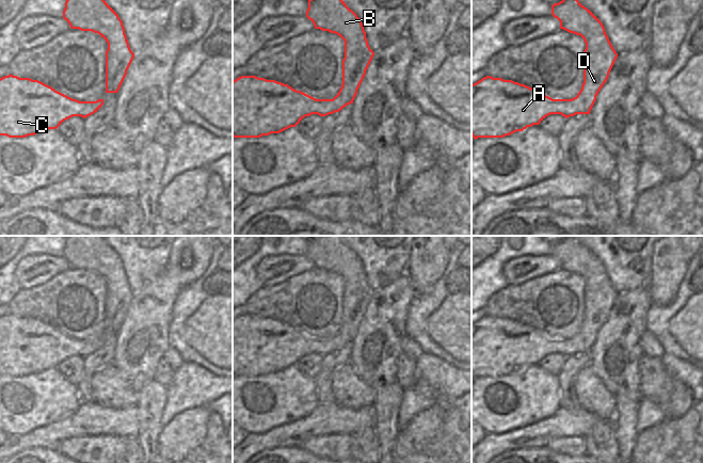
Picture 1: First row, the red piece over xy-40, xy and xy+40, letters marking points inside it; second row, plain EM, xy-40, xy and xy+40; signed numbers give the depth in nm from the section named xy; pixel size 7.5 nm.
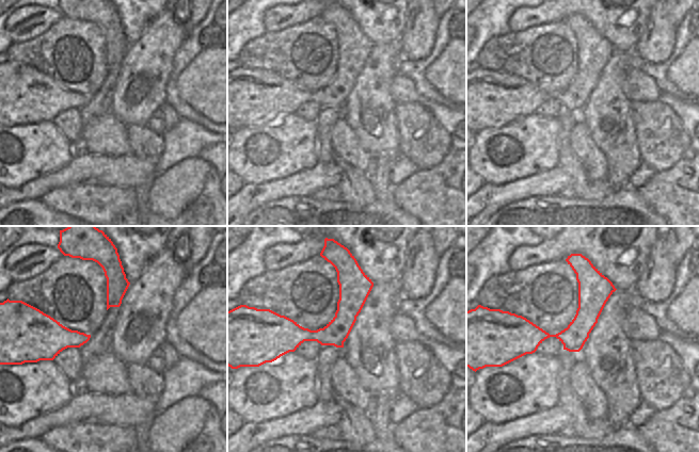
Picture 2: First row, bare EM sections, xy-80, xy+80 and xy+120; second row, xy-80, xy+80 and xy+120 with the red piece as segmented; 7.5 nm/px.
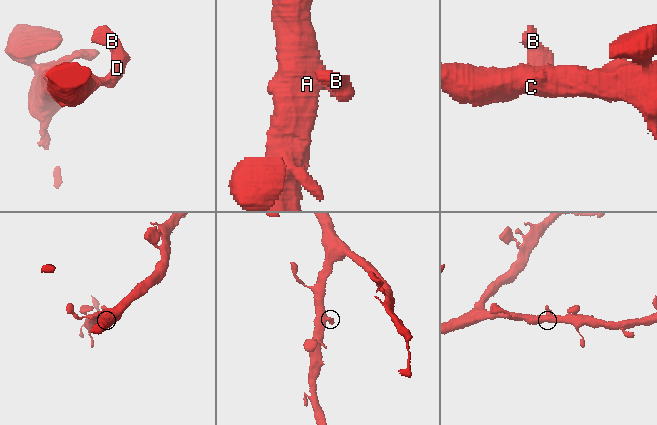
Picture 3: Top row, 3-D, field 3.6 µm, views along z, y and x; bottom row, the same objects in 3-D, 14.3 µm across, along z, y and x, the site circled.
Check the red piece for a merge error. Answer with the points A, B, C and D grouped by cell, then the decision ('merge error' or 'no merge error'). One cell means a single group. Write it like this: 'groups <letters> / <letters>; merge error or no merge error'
groups A B C D; no merge error

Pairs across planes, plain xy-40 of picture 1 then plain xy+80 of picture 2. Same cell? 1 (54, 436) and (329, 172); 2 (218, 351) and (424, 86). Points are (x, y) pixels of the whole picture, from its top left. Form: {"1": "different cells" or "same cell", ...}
{"1": "same cell", "2": "different cells"}

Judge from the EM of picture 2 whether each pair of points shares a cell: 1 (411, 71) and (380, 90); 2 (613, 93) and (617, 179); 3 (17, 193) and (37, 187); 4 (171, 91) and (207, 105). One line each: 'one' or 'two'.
1: two
2: one
3: one
4: two

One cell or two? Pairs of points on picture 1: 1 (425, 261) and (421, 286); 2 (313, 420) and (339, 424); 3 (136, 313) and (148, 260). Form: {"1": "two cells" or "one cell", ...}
{"1": "one cell", "2": "one cell", "3": "two cells"}

